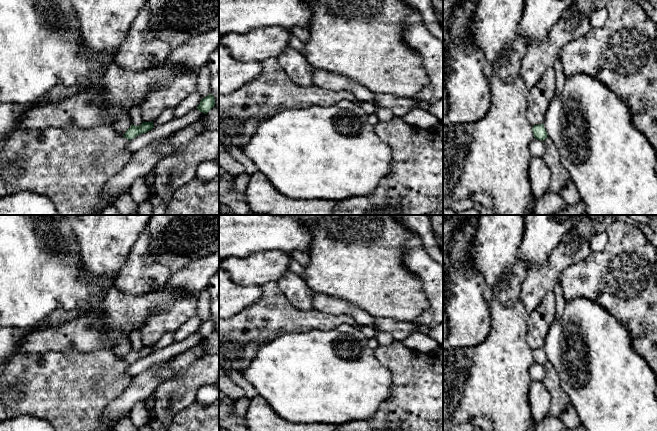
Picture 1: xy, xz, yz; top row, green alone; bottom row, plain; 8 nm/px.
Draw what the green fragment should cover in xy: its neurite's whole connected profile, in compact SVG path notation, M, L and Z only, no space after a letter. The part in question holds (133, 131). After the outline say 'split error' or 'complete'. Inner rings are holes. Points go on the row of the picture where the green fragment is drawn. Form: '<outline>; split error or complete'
M153 121L152 122L144 122L140 126L131 125L131 127L127 130L127 132L123 135L123 137L128 140L134 139L140 134L146 133L153 129Z; complete

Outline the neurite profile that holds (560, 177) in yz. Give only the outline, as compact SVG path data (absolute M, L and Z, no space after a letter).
M549 139L544 140L546 151L543 160L551 170L551 181L548 191L560 194L564 186L571 181L571 177L561 163L560 152L555 144Z

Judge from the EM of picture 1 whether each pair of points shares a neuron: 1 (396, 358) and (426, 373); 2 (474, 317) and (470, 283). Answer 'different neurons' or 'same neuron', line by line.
1: same neuron
2: same neuron

